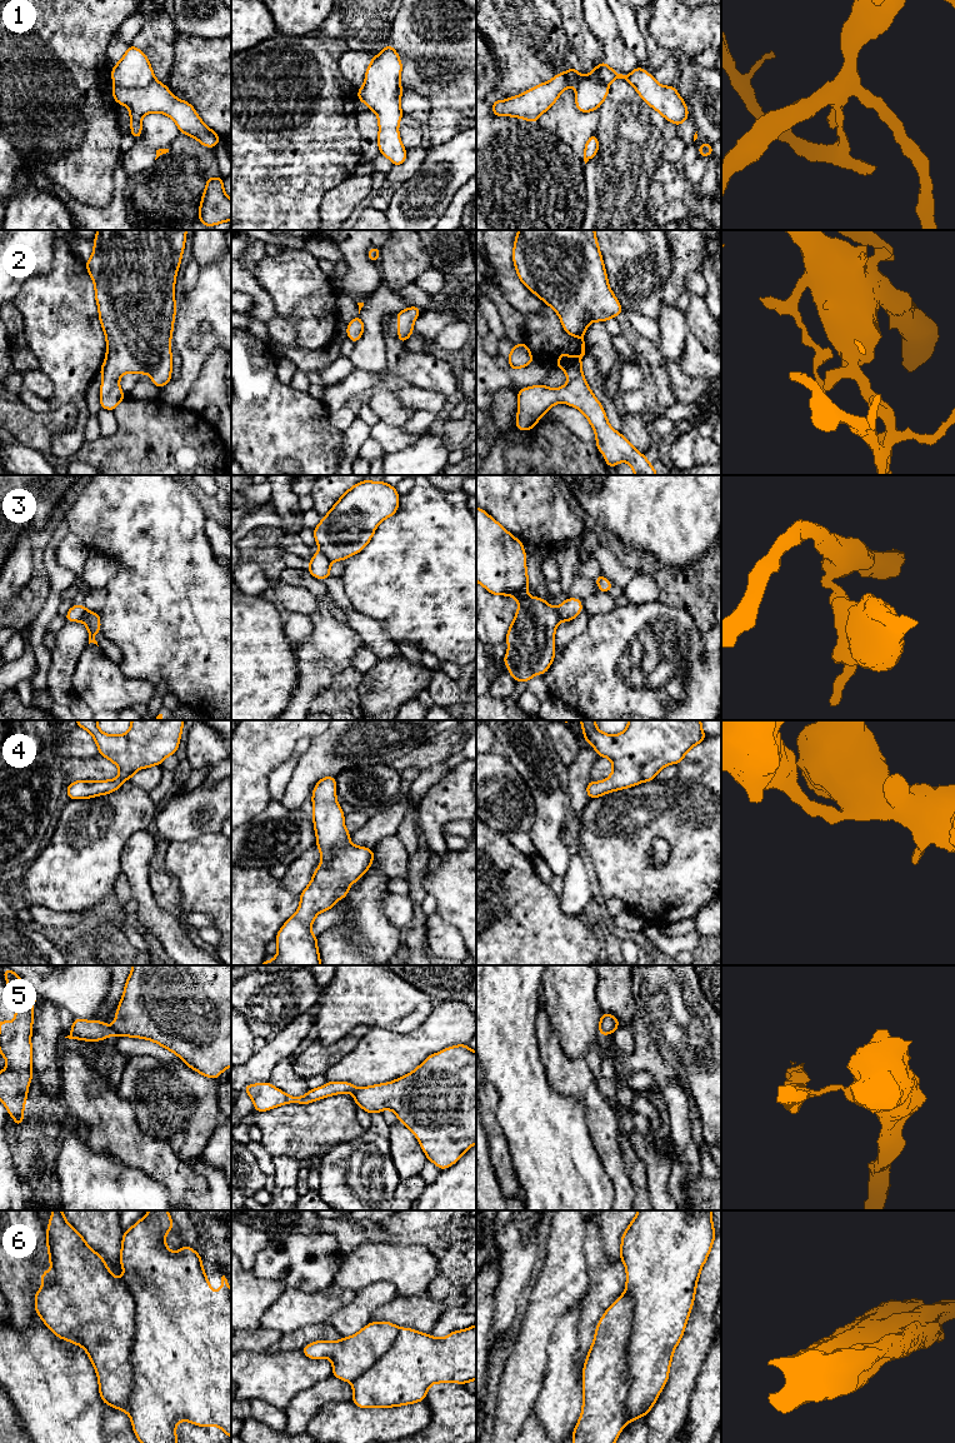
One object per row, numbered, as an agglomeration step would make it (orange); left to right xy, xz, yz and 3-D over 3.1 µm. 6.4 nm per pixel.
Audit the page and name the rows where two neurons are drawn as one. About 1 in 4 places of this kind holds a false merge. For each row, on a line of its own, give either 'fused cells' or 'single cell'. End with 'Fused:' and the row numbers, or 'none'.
1: fused cells
2: single cell
3: fused cells
4: single cell
5: fused cells
6: fused cells
Fused: 1, 3, 5, 6

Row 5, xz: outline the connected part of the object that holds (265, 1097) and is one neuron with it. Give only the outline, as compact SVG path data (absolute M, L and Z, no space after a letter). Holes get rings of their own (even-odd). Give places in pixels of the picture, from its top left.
M270 1082L259 1084L248 1084L244 1088L254 1103L255 1112L266 1112L282 1104L296 1103L309 1104L311 1102L341 1093L354 1093L355 1085L349 1082L328 1082L316 1089L310 1089L305 1095L294 1098L282 1090L275 1088Z

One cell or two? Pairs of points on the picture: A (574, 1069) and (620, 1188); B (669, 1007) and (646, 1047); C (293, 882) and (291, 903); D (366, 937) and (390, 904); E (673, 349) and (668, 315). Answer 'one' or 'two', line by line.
A: one
B: two
C: two
D: two
E: one

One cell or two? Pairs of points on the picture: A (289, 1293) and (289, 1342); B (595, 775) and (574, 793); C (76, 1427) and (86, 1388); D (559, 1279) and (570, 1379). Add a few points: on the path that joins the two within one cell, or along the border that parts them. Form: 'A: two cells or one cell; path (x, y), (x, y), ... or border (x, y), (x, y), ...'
A: two cells; border (316, 1323), (283, 1334)
B: two cells; border (599, 757), (591, 767), (589, 780)
C: one cell; path (73, 1417), (73, 1402), (76, 1398)
D: two cells; border (581, 1301), (560, 1318), (549, 1342)

